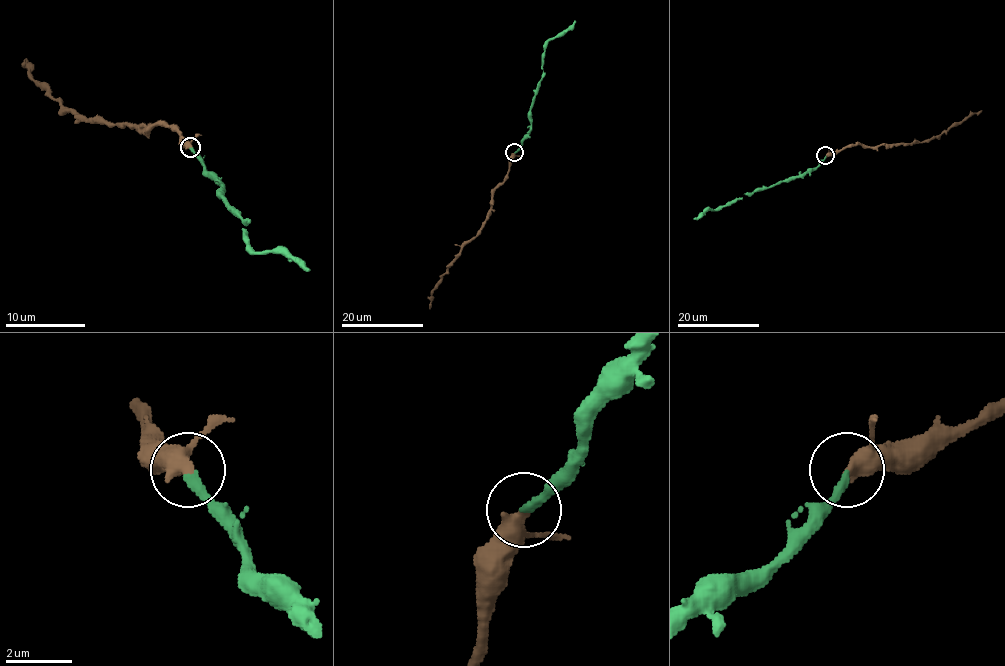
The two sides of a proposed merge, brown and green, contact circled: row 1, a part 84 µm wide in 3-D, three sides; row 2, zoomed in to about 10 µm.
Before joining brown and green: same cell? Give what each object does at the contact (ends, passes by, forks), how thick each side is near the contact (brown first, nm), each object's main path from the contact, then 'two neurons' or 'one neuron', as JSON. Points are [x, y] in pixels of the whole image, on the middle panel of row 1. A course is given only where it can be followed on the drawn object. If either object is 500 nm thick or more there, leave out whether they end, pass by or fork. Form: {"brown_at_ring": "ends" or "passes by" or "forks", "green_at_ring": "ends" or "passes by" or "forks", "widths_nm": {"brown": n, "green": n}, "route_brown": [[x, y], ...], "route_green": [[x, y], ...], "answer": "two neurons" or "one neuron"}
{"brown_at_ring": "passes by", "green_at_ring": "ends", "widths_nm": {"brown": 360, "green": 280}, "route_brown": [[515, 152], [506, 178], [493, 193], [490, 216], [442, 276], [433, 291], [429, 309]], "route_green": [[515, 152], [530, 129], [531, 106], [543, 70], [544, 46], [560, 37], [575, 20]], "answer": "one neuron"}

